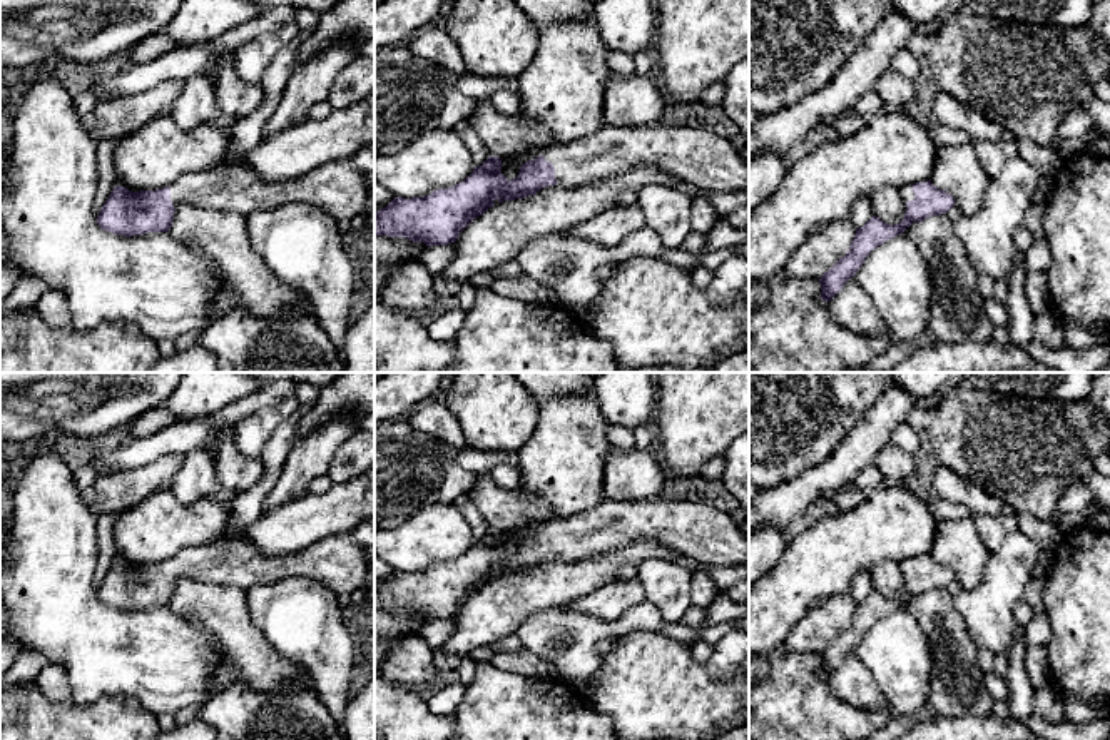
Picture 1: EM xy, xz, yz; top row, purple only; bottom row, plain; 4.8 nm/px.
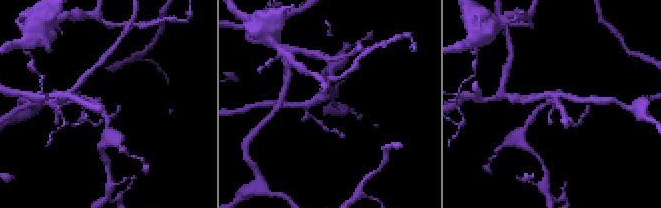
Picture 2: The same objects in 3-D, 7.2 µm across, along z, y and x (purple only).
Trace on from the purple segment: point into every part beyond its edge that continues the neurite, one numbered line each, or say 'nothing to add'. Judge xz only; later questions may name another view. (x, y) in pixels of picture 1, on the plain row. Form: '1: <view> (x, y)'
1: xz (696, 530)

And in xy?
1: xy (341, 565)

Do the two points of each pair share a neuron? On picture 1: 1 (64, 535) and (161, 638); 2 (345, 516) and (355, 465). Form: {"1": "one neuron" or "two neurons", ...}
{"1": "one neuron", "2": "two neurons"}

